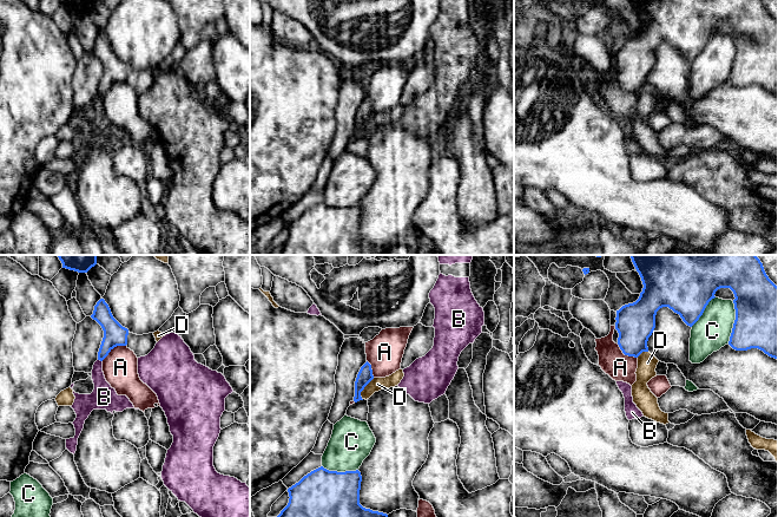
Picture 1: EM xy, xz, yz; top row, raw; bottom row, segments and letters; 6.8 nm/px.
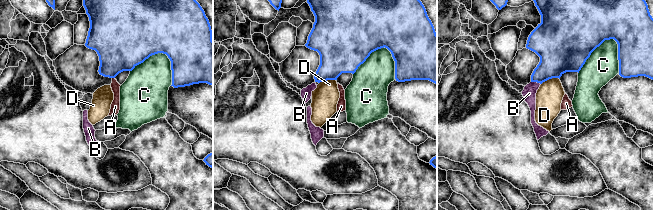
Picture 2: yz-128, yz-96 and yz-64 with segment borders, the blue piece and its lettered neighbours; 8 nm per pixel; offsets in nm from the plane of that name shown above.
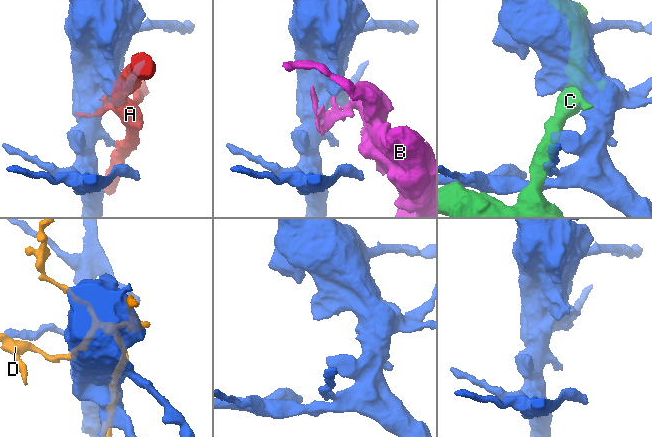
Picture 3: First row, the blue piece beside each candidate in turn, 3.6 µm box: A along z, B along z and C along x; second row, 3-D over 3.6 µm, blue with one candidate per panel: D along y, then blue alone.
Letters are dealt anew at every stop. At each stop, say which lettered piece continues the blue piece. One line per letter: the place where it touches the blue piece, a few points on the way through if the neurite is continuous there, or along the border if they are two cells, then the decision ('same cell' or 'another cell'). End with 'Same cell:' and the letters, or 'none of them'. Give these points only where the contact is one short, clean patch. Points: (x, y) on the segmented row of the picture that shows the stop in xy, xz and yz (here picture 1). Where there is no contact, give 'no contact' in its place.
A: xy (113, 347) | another cell
B: xy (100, 360) | along xy (98, 359), (101, 361) | another cell
C: yz (734, 322) | another cell
D: xz (363, 388) | another cell
Same cell: none of them

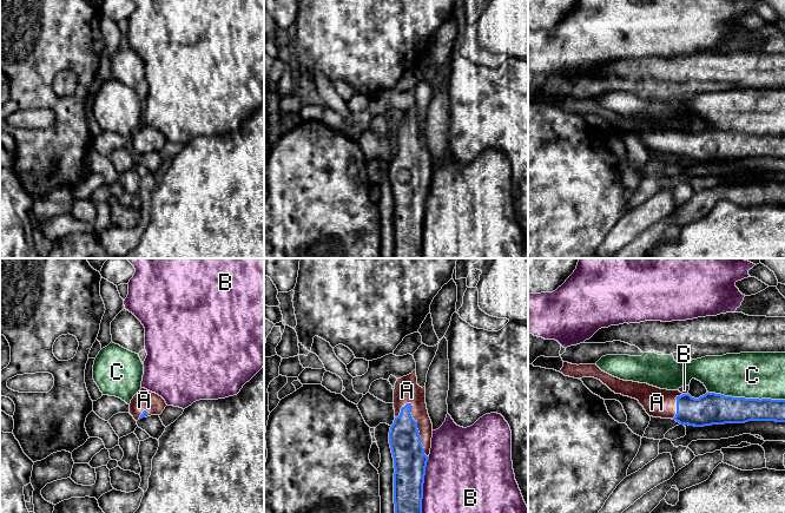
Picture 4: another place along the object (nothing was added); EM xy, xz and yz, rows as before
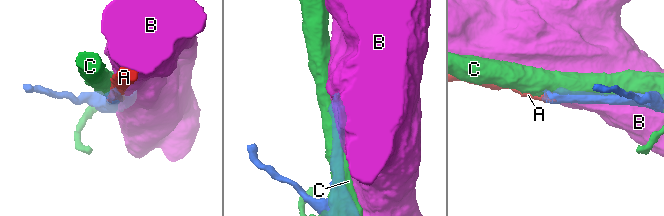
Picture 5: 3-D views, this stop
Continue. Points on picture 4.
A: xz (417, 429) | same cell
B: xz (422, 485) | another cell
C: yz (746, 399) | another cell
Same cell: A

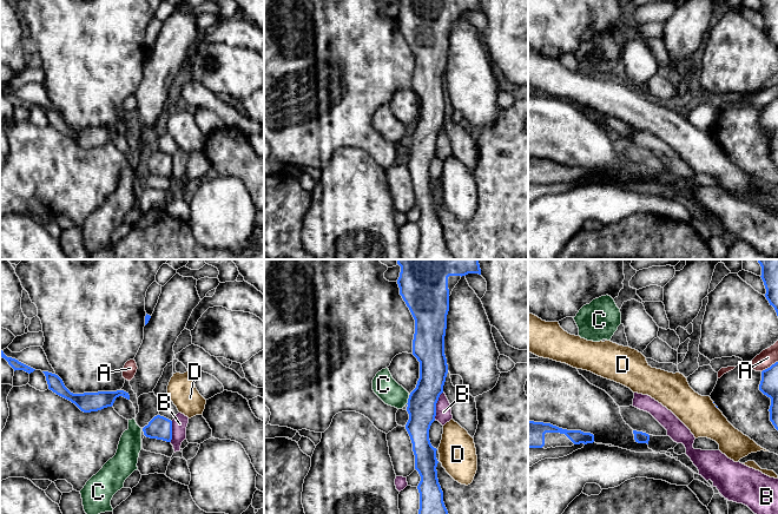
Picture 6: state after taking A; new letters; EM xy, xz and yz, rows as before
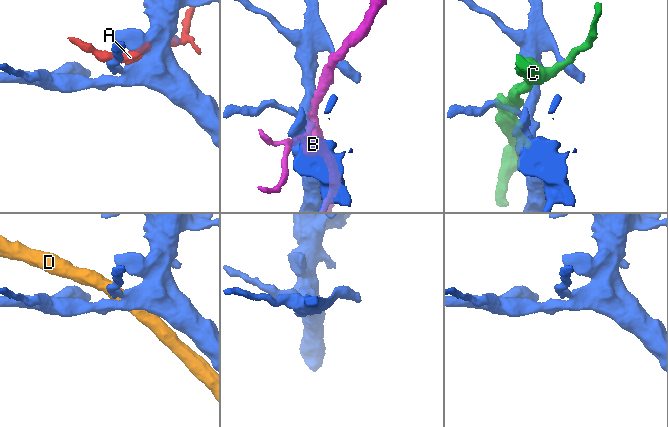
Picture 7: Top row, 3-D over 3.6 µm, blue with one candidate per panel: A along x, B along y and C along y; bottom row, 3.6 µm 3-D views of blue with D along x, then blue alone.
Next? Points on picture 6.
A: yz (770, 367) | another cell
B: xz (435, 406) | along xz (442, 391), (436, 403), (436, 415), (434, 419) | another cell
C: xz (408, 400) | another cell
D: no contact | another cell
Same cell: none of them

